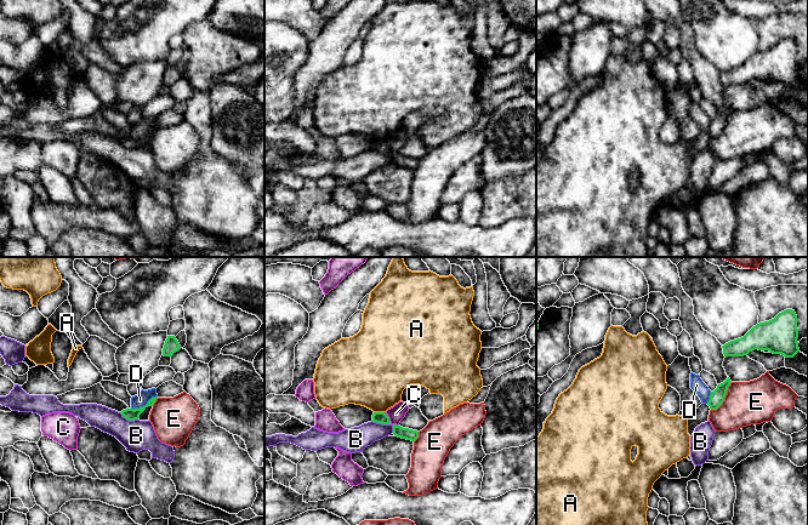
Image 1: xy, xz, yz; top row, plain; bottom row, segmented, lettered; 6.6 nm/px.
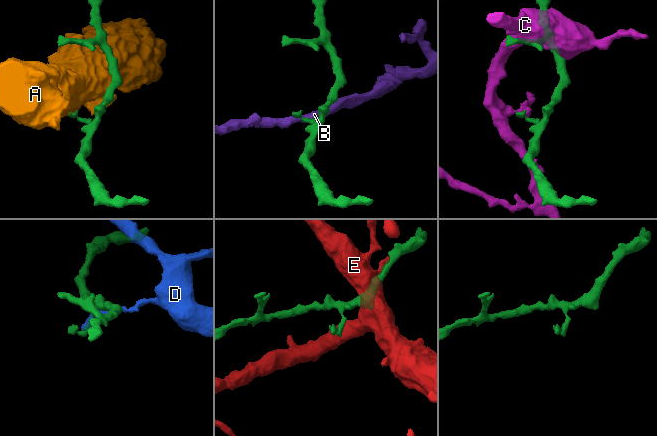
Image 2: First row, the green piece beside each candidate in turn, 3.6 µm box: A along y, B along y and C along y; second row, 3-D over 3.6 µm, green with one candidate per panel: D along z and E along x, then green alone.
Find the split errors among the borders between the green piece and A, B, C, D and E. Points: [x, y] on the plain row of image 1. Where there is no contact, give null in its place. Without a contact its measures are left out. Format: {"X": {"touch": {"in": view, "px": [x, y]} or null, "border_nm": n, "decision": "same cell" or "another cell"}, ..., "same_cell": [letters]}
{"A": {"touch": {"in": "xz", "px": [379, 141]}, "border_nm": 70, "decision": "another cell"}, "B": {"touch": {"in": "xy", "px": [129, 148]}, "border_nm": 140, "decision": "another cell"}, "C": {"touch": {"in": "xz", "px": [388, 147]}, "border_nm": 90, "decision": "another cell"}, "D": {"touch": {"in": "xy", "px": [143, 135]}, "border_nm": 200, "decision": "another cell"}, "E": {"touch": {"in": "yz", "px": [724, 125]}, "border_nm": 240, "decision": "another cell"}, "same_cell": []}

